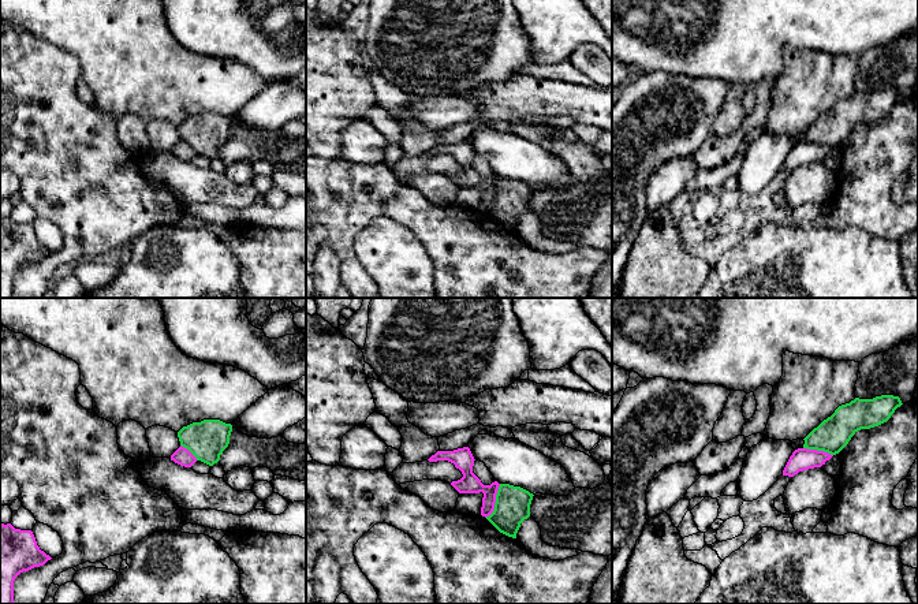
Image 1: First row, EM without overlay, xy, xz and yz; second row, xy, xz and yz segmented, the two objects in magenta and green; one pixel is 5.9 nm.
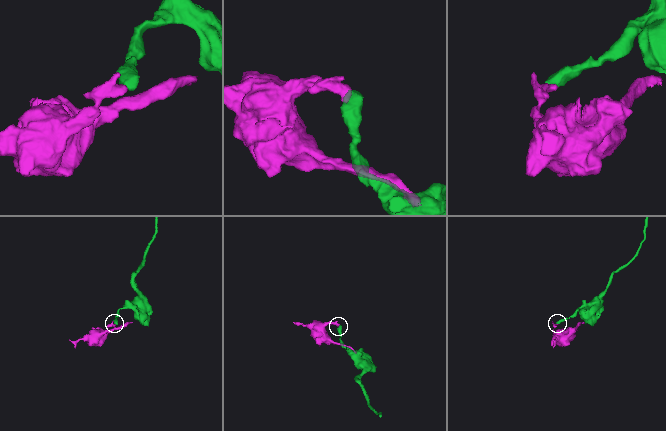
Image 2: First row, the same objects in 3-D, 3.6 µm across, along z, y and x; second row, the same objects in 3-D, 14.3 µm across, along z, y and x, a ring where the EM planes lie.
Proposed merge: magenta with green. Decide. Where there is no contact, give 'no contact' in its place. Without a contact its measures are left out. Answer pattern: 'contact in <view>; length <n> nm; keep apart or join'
contact in xz; length 220 nm; keep apart

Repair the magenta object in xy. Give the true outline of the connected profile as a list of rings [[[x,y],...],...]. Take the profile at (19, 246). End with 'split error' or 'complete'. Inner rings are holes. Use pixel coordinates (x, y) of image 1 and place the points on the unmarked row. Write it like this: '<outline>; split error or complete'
[[[0,217],[0,298],[14,298],[14,275],[20,266],[44,260],[51,253],[40,243],[31,224]]]; complete

